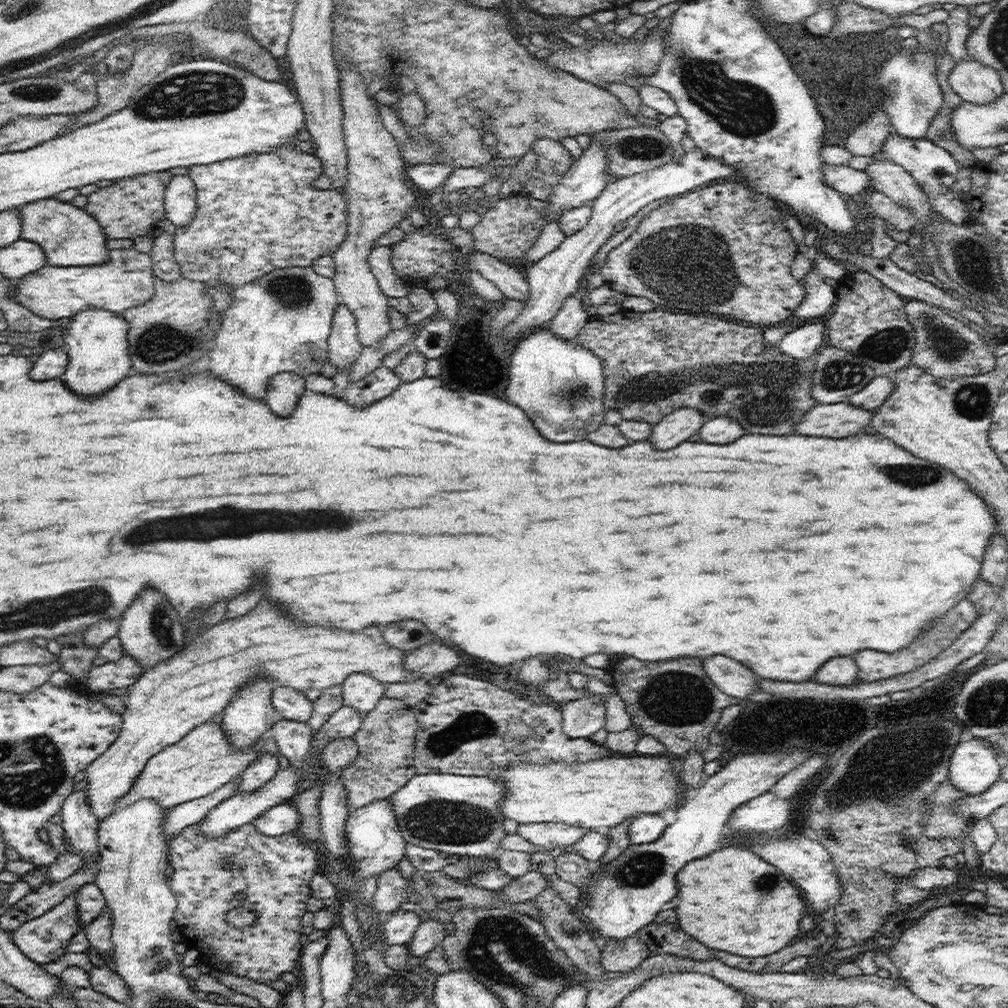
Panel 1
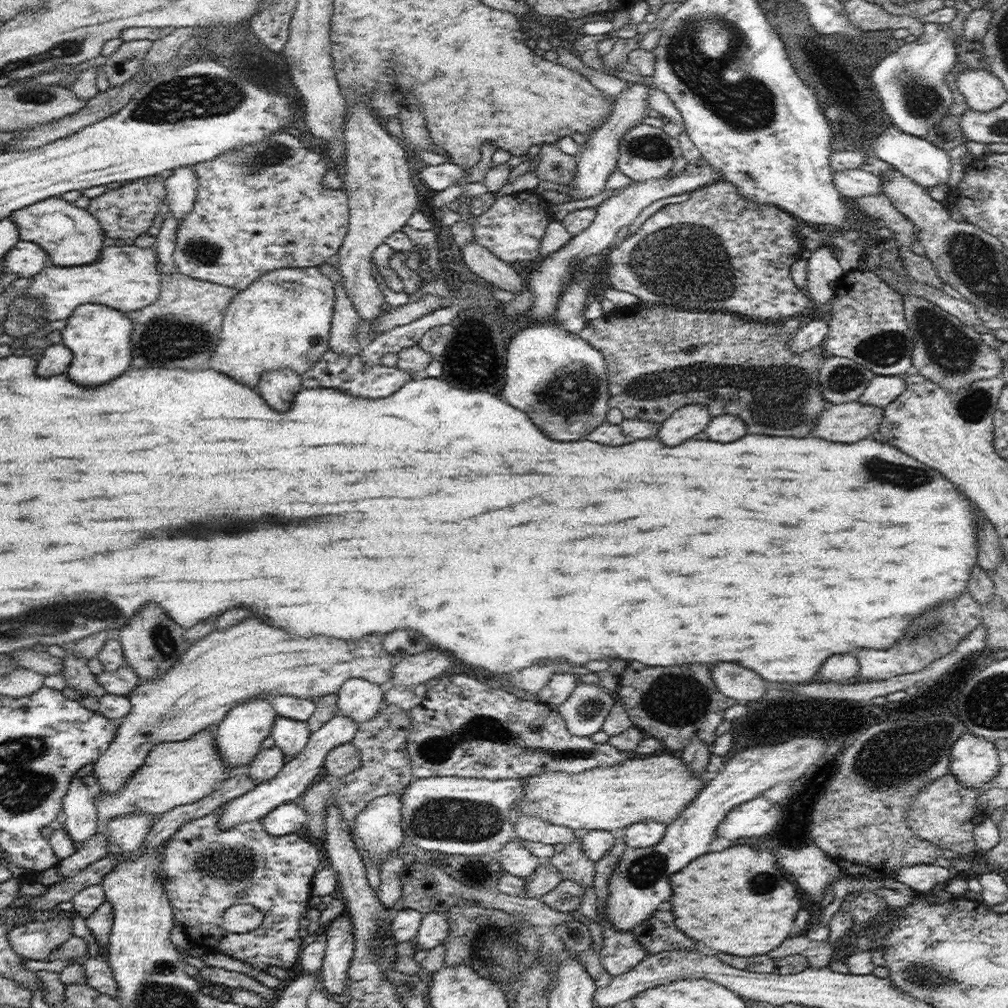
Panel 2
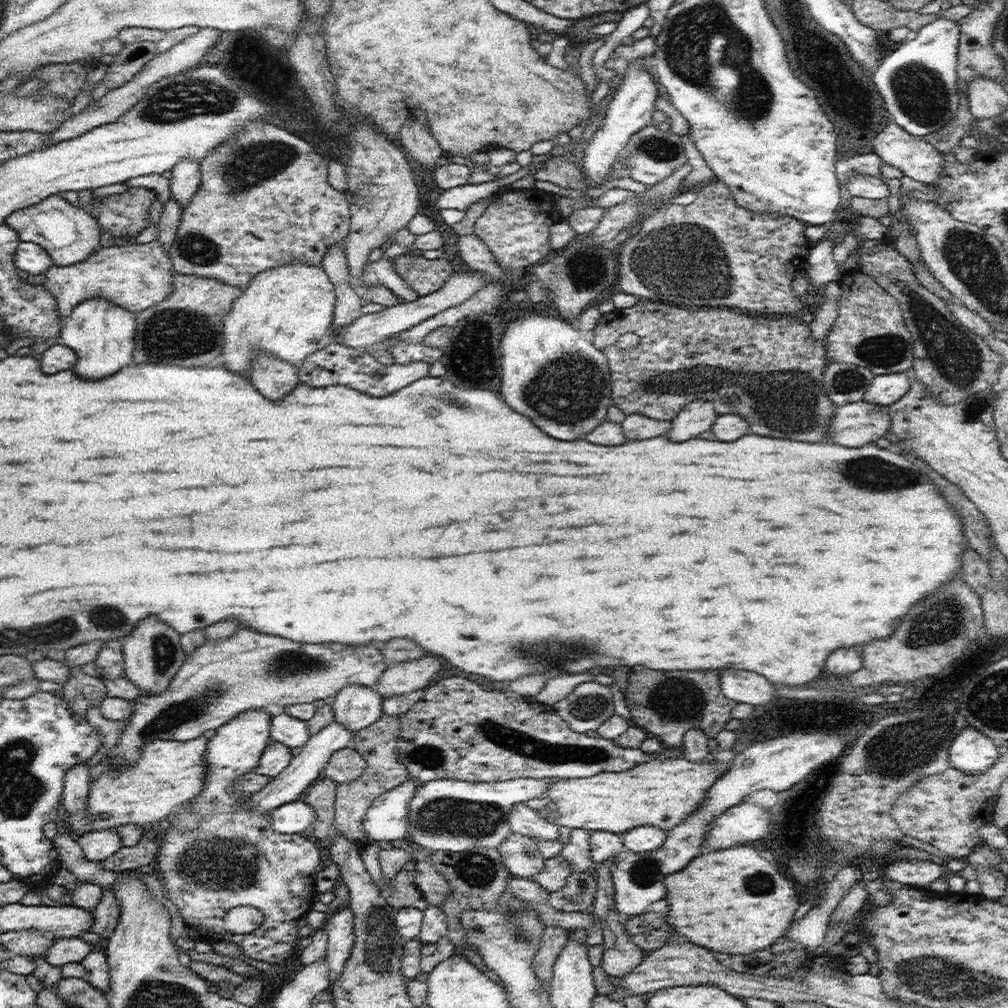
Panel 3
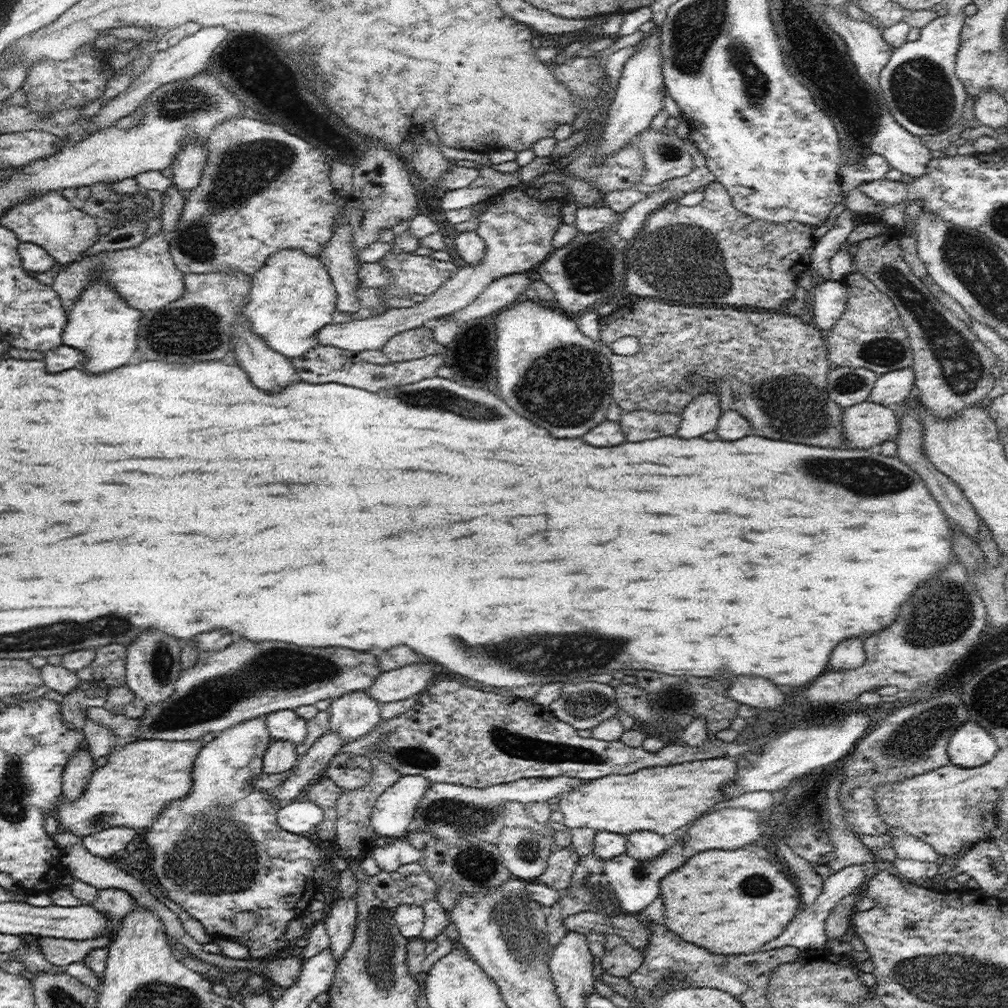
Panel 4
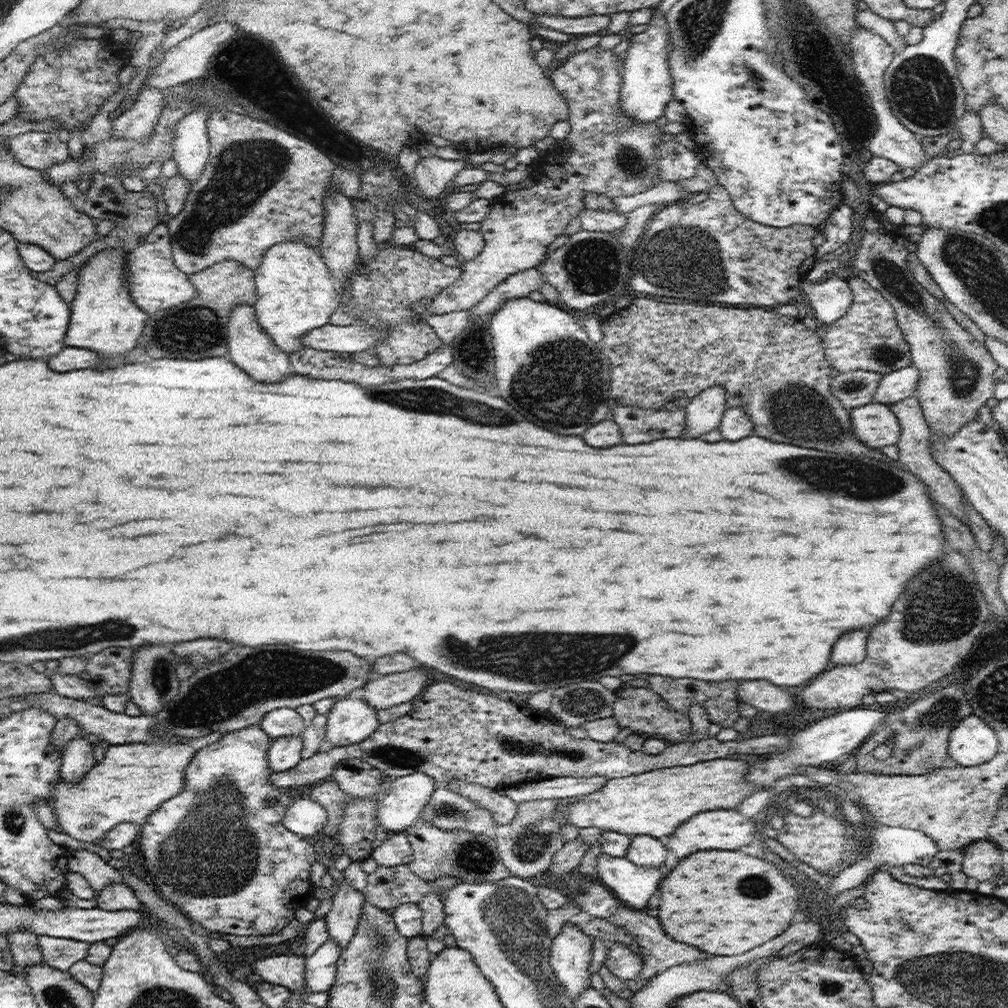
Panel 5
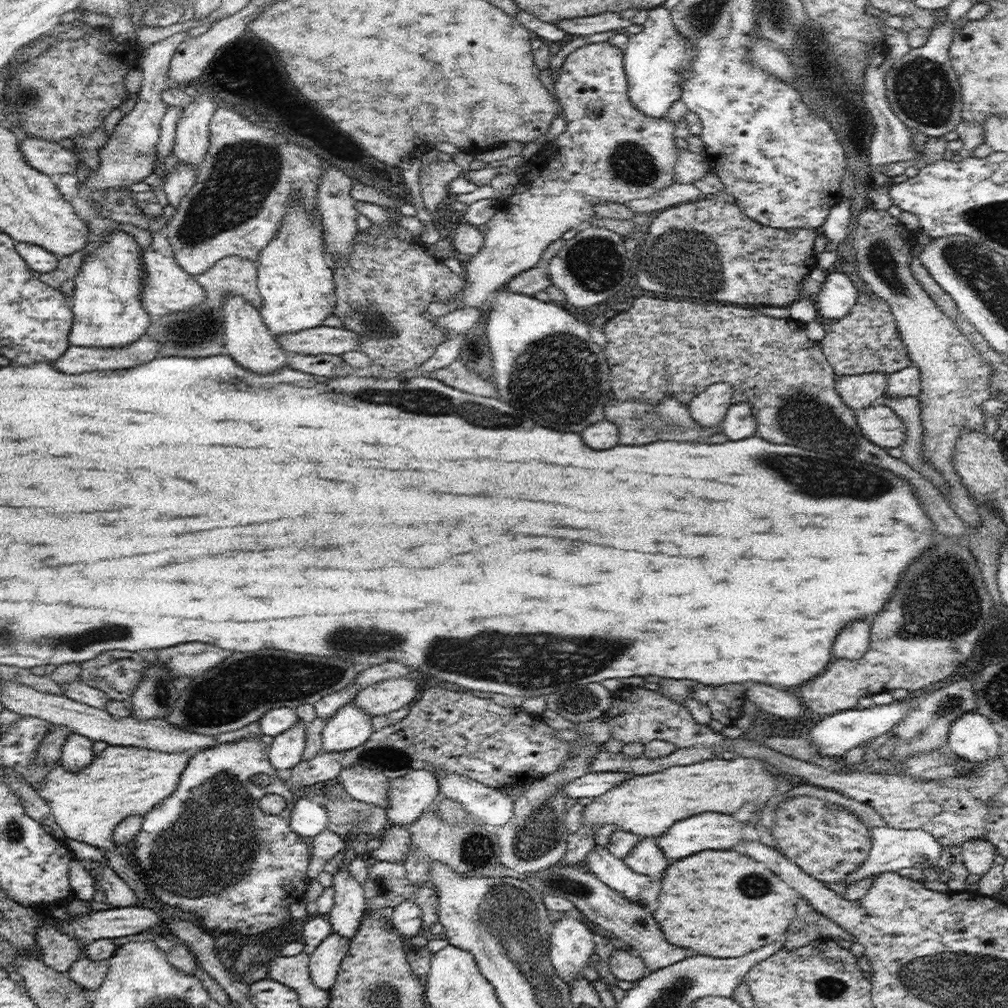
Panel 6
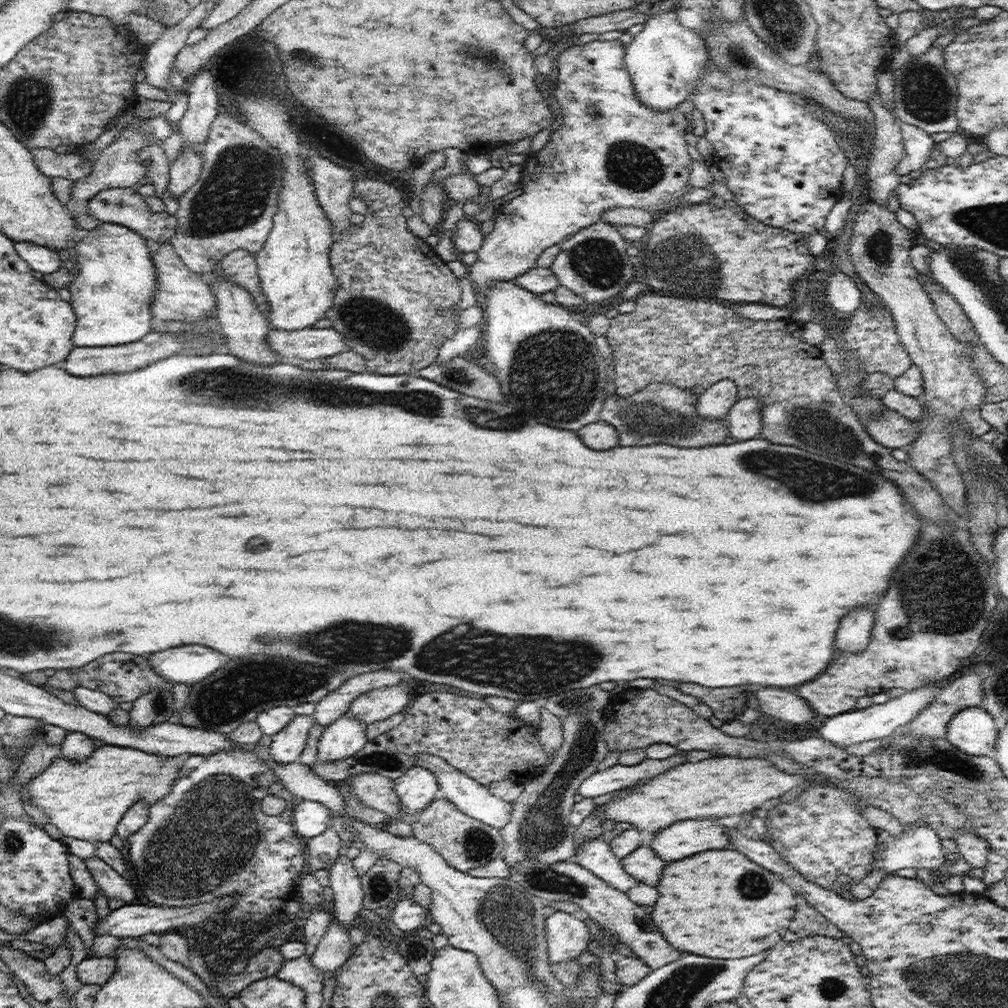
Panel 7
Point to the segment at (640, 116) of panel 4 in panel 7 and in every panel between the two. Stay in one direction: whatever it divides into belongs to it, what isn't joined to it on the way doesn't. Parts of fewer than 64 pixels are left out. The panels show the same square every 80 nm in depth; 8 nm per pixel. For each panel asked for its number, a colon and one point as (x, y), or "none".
5: (646, 88)
6: (653, 59)
7: (666, 61)

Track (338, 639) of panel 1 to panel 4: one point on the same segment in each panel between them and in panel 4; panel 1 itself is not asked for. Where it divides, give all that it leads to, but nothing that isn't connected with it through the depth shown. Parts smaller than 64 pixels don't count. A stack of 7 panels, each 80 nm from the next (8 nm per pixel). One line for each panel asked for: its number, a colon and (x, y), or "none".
2: (225, 668)
3: (247, 671)
4: (248, 680)

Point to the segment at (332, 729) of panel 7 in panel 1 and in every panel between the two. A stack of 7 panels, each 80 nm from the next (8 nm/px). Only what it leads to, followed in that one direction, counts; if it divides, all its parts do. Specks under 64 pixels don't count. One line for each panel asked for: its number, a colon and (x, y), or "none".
1: (362, 692)
2: (357, 698)
3: (356, 707)
4: (354, 714)
5: (351, 720)
6: (350, 727)

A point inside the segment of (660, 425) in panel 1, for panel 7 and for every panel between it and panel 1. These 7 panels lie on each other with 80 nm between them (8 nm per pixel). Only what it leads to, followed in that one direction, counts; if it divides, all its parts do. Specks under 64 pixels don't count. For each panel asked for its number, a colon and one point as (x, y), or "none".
2: (685, 422)
3: (697, 416)
4: (702, 414)
5: (705, 411)
6: (709, 408)
7: (715, 402)

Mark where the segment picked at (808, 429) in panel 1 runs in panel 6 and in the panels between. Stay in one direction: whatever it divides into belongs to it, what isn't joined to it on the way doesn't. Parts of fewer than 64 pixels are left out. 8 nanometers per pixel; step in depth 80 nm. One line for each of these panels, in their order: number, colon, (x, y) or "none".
2: (848, 422)
3: (855, 424)
4: (866, 425)
5: (875, 424)
6: (880, 424)

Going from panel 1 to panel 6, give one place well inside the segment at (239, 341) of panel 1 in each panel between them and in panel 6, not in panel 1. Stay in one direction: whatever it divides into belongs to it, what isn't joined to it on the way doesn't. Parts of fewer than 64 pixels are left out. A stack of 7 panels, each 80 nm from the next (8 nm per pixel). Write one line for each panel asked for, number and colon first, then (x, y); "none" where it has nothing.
2: (282, 320)
3: (288, 310)
4: (292, 296)
5: (296, 292)
6: (294, 276)

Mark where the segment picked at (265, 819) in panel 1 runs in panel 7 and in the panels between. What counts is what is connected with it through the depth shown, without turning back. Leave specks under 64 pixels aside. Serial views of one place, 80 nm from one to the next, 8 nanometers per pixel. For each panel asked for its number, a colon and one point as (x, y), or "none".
2: (287, 818)
3: (299, 817)
4: (298, 817)
5: (306, 818)
6: (308, 819)
7: (310, 818)

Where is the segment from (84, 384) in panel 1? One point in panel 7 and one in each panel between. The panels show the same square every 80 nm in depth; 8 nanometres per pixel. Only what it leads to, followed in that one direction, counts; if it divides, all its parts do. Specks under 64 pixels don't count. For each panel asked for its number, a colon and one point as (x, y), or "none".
2: (99, 337)
3: (101, 333)
4: (104, 327)
5: (104, 317)
6: (106, 302)
7: (115, 280)

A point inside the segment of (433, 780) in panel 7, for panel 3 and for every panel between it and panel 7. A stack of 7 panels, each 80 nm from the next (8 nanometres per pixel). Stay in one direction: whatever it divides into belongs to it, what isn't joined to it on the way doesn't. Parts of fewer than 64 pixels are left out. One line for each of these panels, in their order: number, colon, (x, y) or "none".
3: (387, 819)
4: (393, 813)
5: (400, 805)
6: (411, 795)

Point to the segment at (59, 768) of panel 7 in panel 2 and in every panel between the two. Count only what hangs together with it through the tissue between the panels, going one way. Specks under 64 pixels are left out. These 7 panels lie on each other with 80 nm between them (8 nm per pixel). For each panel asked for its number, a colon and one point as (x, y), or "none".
2: (174, 773)
3: (168, 774)
4: (142, 777)
5: (133, 780)
6: (122, 780)

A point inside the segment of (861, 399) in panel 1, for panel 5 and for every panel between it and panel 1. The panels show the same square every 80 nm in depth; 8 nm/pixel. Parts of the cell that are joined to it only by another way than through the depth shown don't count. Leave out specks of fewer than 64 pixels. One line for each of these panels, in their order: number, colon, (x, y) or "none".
2: (883, 389)
3: (886, 389)
4: (893, 388)
5: (899, 384)

